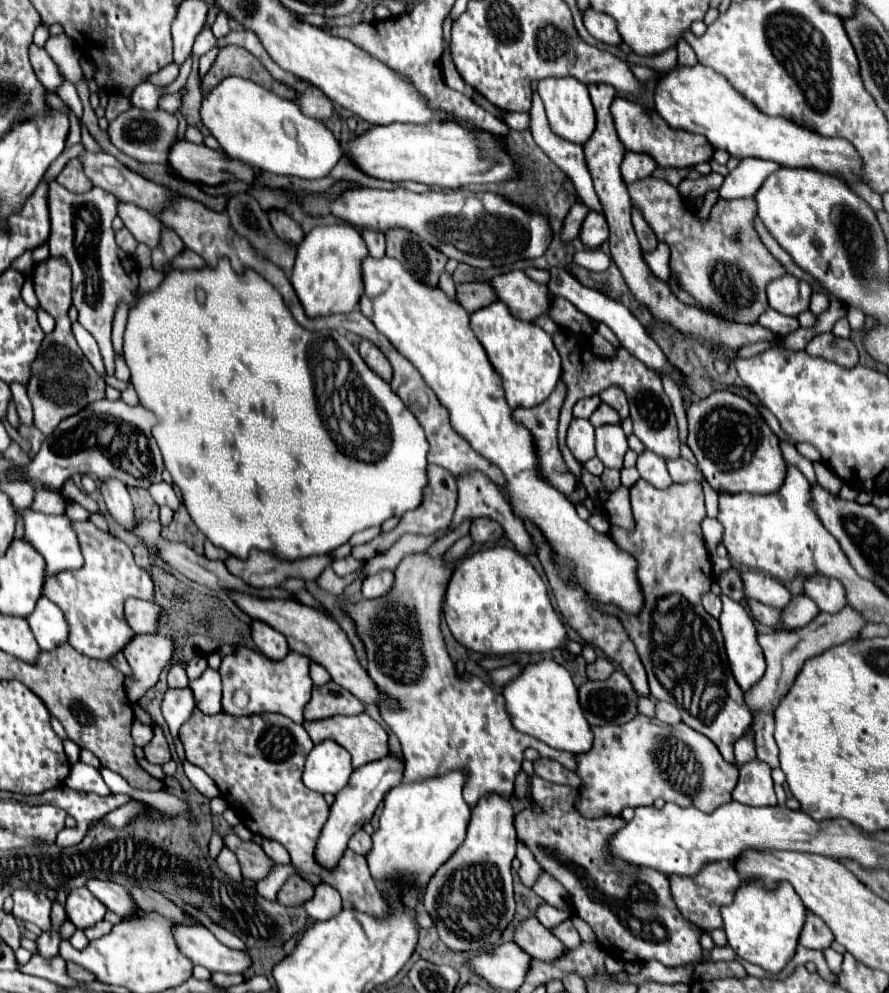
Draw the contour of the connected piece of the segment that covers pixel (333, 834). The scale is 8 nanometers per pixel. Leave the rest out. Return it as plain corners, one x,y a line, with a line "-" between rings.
388,754
374,762
368,762
366,766
352,772
348,786
342,792
338,792
338,796
330,808
330,818
324,824
318,846
316,846
316,858
322,866
332,868
332,864
336,864
342,858
344,850
348,848
350,836
356,830
360,830
362,824
370,822
370,818
374,816
374,810
384,800
386,792
392,786
398,786
402,782
402,772
404,772
404,760
398,760
394,754

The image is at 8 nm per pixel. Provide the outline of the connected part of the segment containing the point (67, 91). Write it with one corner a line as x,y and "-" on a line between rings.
64,82
64,86
60,88
58,94
60,94
60,98
70,106
70,110
76,114
76,118
80,120
80,118
82,118
82,104
80,104
80,98
78,98
78,94
76,94
74,84

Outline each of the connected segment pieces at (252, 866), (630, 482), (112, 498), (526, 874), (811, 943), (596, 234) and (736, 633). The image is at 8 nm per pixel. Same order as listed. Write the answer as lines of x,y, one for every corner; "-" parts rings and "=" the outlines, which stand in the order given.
230,834
230,836
224,836
224,844
238,856
244,878
262,880
276,866
276,862
270,856
266,856
266,852
254,842
244,842
238,836
=
636,467
623,468
620,471
620,479
623,486
630,488
640,479
640,475
=
108,478
100,480
100,492
104,496
110,514
124,530
130,532
130,524
134,524
134,506
126,486
118,478
=
518,842
518,854
516,854
516,858
522,862
522,866
520,866
520,870
518,870
520,882
522,882
526,888
532,888
532,886
536,884
542,868
538,866
538,862
536,862
534,856
532,856
532,852
530,852
522,842
=
808,914
802,934
800,934
800,944
812,950
826,950
832,942
834,942
834,934
830,932
830,928
826,928
826,924
818,920
818,916
=
588,212
580,228
580,240
586,248
598,248
602,242
606,242
608,240
606,218
598,212
=
720,596
722,598
722,604
724,604
724,610
720,614
720,626
722,626
722,634
724,634
724,644
726,644
726,654
728,654
728,662
730,662
730,670
738,682
738,686
748,692
754,684
758,684
766,672
766,660
762,656
762,648
758,648
756,644
756,628
754,628
754,620
752,616
748,614
748,610
730,600
728,596

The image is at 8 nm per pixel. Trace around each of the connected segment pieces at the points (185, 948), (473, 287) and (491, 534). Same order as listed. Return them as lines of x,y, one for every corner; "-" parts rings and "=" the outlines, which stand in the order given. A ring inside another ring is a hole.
178,926
174,928
178,946
194,964
208,968
210,972
244,974
252,966
252,958
246,952
224,946
204,926
=
470,282
456,286
456,300
466,312
476,312
494,302
494,292
486,282
=
476,518
470,528
474,542
494,542
502,536
502,532
502,526
492,518

